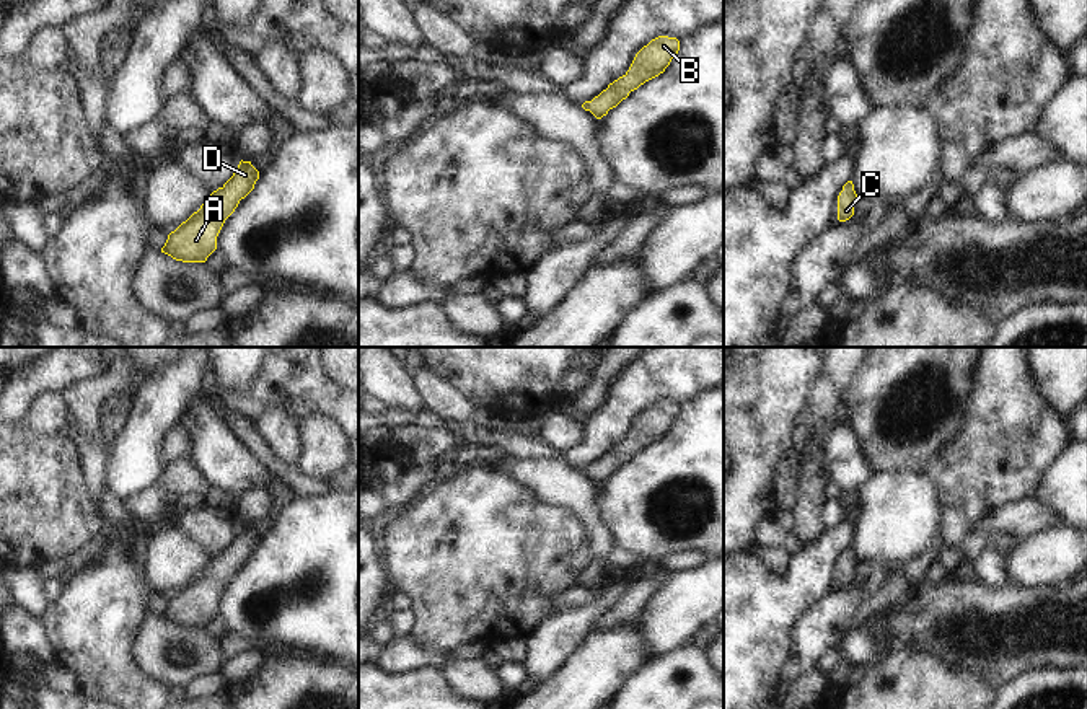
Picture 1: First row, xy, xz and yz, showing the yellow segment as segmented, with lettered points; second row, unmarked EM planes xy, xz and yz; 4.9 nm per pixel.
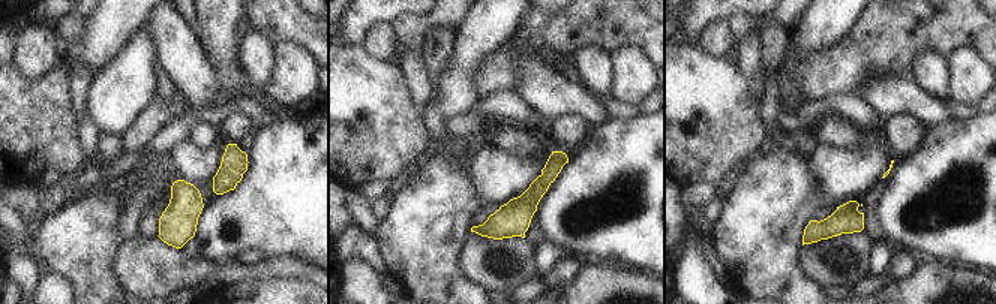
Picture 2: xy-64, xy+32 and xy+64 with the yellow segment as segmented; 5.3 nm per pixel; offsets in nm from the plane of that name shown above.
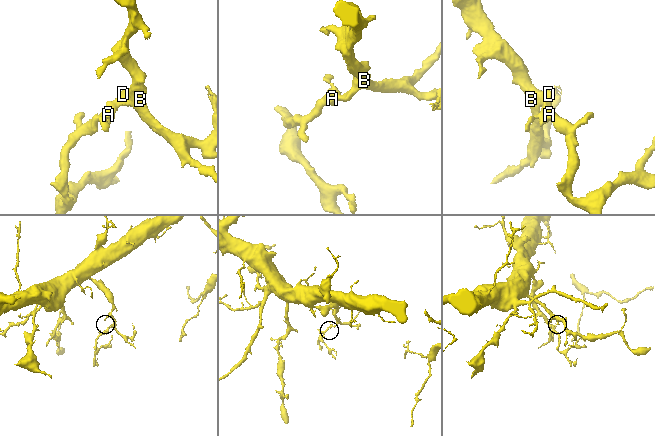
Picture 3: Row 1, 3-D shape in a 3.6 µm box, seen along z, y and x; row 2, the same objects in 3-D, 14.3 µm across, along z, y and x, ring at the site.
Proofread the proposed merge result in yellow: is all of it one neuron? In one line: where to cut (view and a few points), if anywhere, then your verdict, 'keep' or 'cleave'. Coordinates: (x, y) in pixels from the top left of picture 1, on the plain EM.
no cut; keep

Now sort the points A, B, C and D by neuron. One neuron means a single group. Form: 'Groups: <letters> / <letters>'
Groups: A B C D

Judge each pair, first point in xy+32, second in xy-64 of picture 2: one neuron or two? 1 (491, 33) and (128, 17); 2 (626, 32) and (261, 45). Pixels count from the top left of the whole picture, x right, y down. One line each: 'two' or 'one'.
1: two
2: two

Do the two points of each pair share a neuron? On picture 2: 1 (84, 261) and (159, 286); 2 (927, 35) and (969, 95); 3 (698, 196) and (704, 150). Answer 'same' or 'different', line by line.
1: different
2: different
3: different

